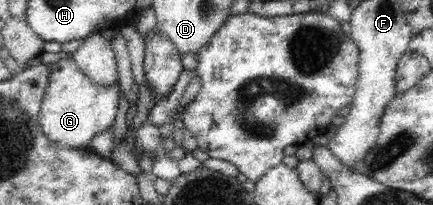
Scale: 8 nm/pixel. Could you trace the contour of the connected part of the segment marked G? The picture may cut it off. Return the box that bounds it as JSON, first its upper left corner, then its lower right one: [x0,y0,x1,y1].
[39,58,119,150]

